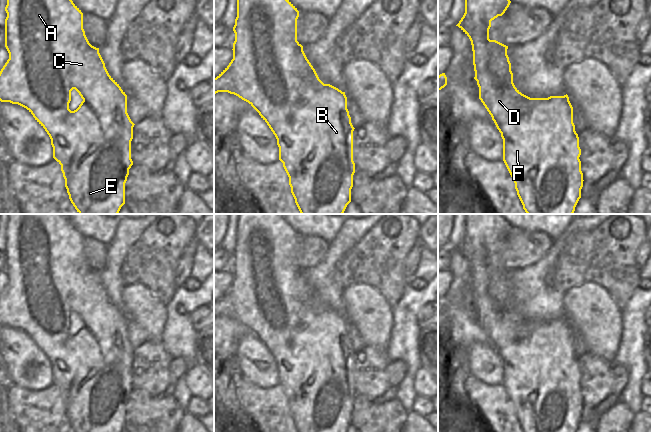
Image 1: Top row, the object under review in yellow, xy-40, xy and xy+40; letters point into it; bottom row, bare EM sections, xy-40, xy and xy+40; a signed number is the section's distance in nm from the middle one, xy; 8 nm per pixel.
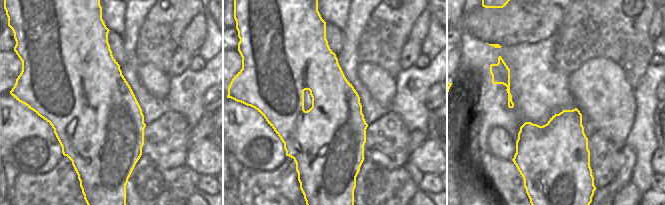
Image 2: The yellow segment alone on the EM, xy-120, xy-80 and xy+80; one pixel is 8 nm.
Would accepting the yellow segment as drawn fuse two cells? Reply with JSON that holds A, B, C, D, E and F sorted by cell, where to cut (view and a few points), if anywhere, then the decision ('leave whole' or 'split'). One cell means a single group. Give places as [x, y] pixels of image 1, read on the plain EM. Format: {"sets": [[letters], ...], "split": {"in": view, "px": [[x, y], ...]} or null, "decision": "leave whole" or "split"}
{"sets": [["A", "B", "C", "D", "E", "F"]], "split": null, "decision": "leave whole"}

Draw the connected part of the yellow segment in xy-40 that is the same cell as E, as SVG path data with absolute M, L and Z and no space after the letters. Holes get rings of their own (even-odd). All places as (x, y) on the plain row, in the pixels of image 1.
M7 214L7 229L5 235L5 271L9 277L9 283L0 295L0 325L18 328L26 332L35 344L45 353L51 363L53 382L61 389L61 395L65 403L65 411L69 423L75 432L121 432L125 428L125 407L129 399L129 393L133 389L131 383L131 365L133 363L134 347L127 337L127 319L119 308L109 299L105 287L99 277L99 272L92 270L83 253L83 237L73 227L67 214ZM75 313L83 325L79 331L71 335L71 315Z

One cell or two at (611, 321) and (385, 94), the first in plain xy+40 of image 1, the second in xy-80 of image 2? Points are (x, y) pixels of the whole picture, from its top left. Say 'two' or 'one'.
one

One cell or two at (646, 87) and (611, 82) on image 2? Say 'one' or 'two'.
two

